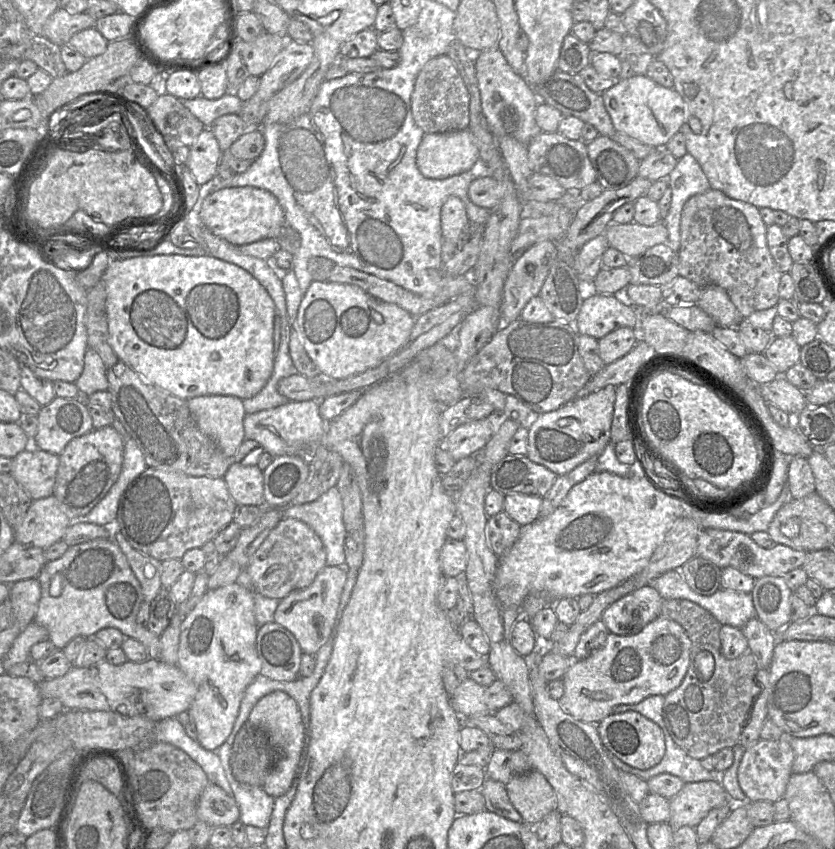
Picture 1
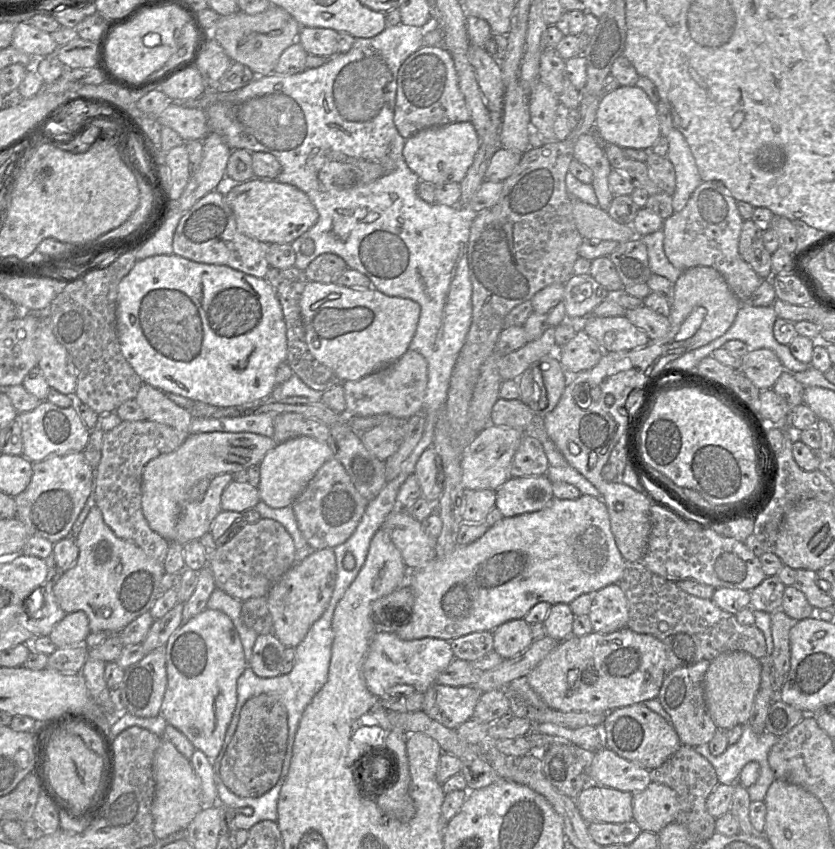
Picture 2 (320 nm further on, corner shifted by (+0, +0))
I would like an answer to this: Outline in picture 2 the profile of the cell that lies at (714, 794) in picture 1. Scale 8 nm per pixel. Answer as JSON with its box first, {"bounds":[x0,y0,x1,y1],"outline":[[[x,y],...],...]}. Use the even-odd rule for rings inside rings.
{"bounds":[633,782,678,832],"outline":[[[651,782],[643,791],[633,794],[633,821],[644,832],[660,832],[675,822],[678,811],[677,793],[662,783]]]}

